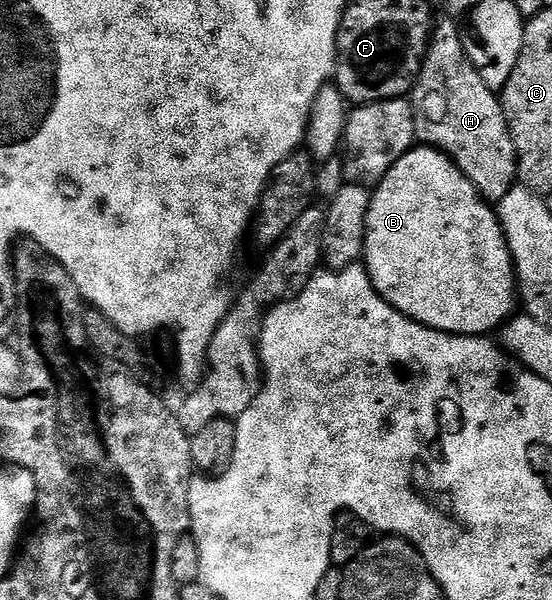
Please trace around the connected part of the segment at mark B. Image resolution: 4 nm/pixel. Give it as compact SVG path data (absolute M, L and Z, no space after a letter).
M416 145L407 151L402 157L395 160L395 164L385 173L379 186L371 191L371 204L367 214L365 225L365 245L363 246L362 262L367 269L367 275L373 281L379 296L393 309L397 309L405 317L417 321L434 331L444 331L450 335L478 335L490 336L490 331L498 332L510 320L517 311L517 280L515 278L515 263L511 260L511 250L507 244L507 238L503 232L503 226L499 224L499 216L496 208L488 203L479 191L461 173L459 166L447 155L434 147Z

